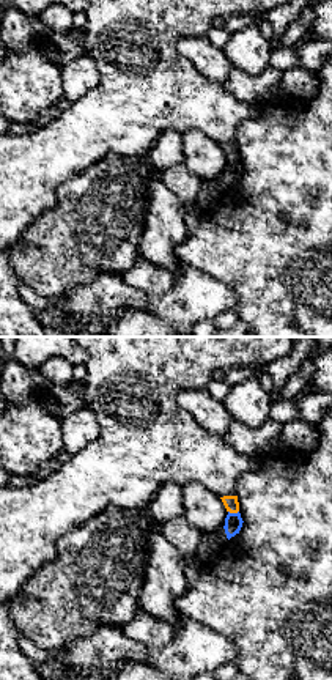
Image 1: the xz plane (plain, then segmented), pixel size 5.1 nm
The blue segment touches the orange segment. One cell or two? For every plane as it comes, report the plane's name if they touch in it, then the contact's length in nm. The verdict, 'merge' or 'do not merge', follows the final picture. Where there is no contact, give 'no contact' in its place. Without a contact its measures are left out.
contact in xz; length 60 nm

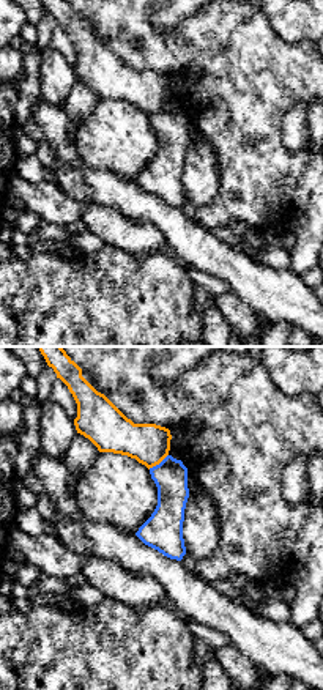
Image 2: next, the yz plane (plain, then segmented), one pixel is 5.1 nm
contact in yz; length 130 nm

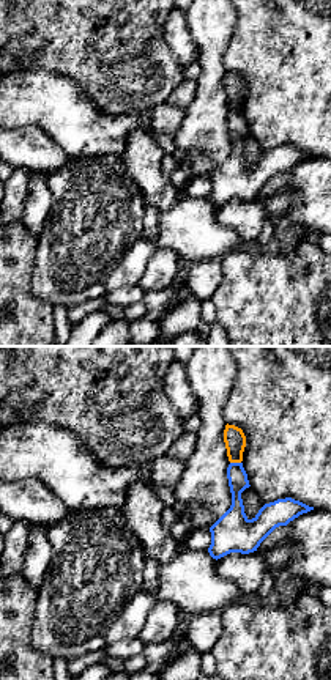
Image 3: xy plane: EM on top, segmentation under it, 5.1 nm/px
contact in xy; length 60 nm

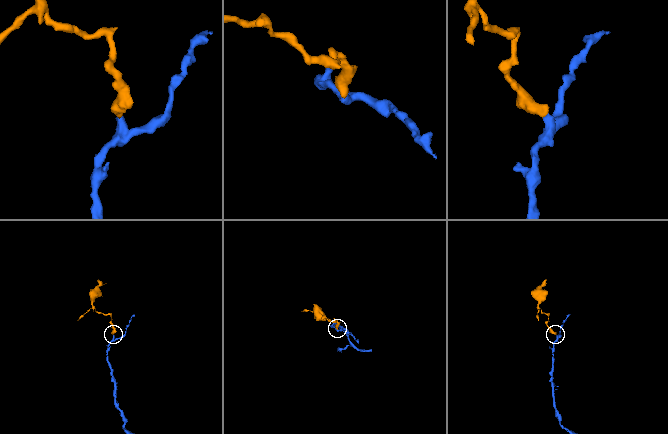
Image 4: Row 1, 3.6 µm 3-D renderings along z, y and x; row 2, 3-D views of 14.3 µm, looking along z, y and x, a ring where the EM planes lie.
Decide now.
do not merge

